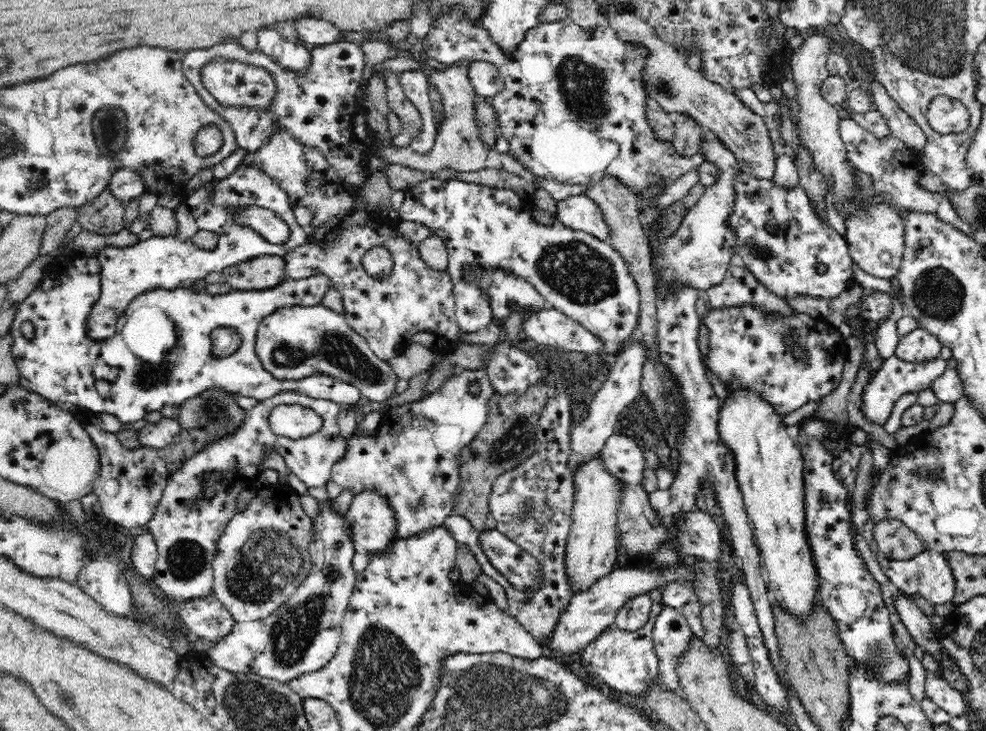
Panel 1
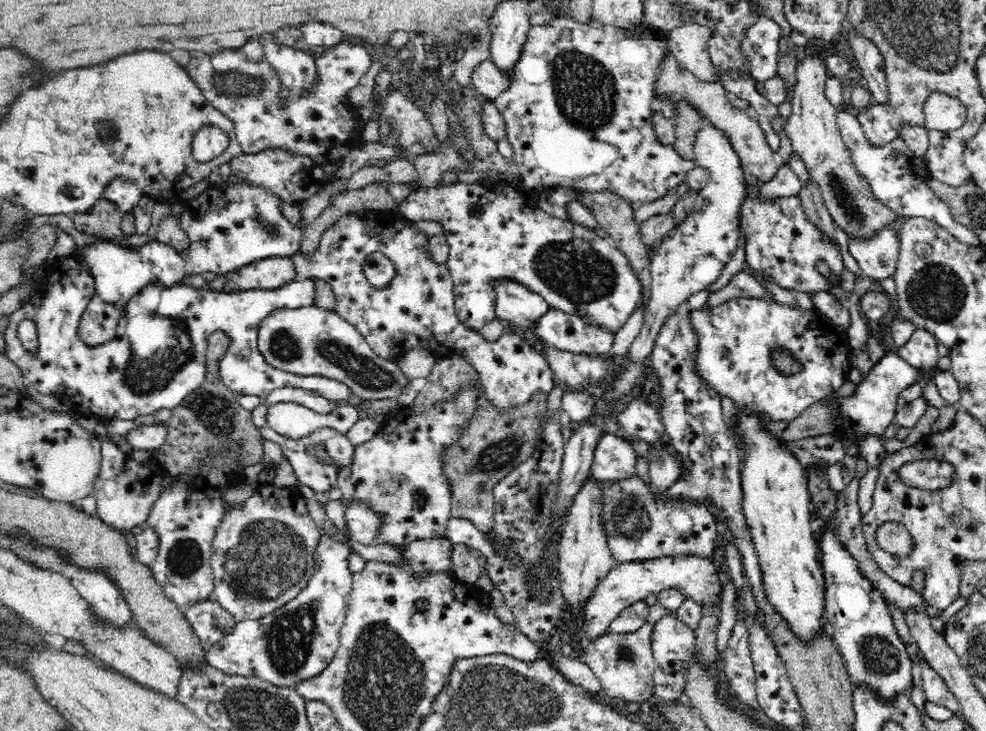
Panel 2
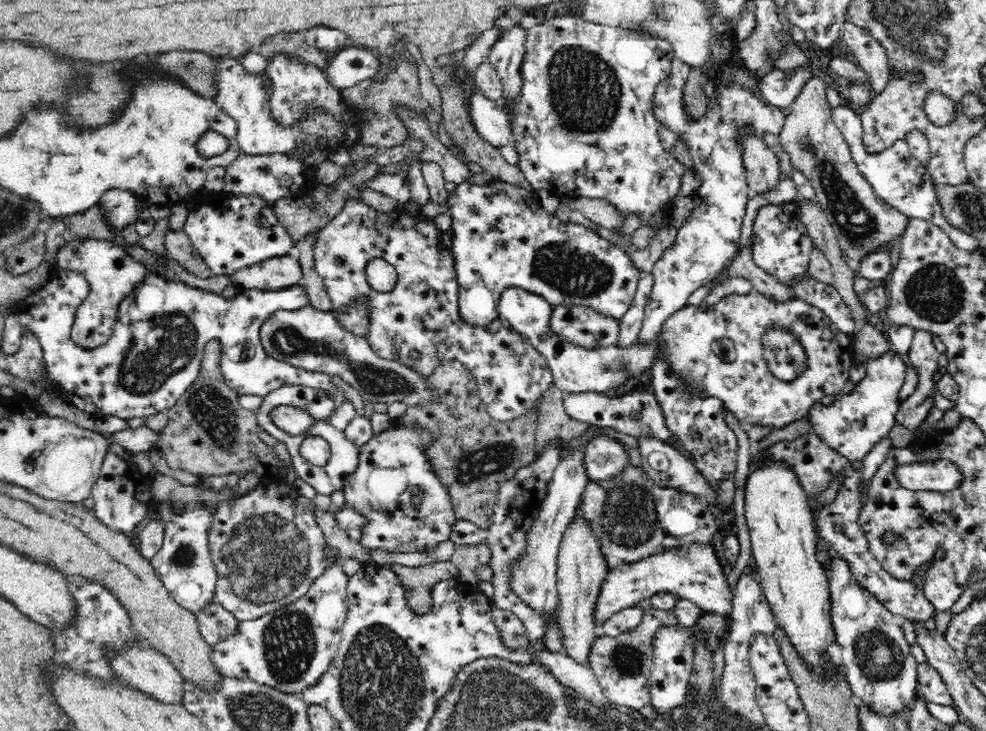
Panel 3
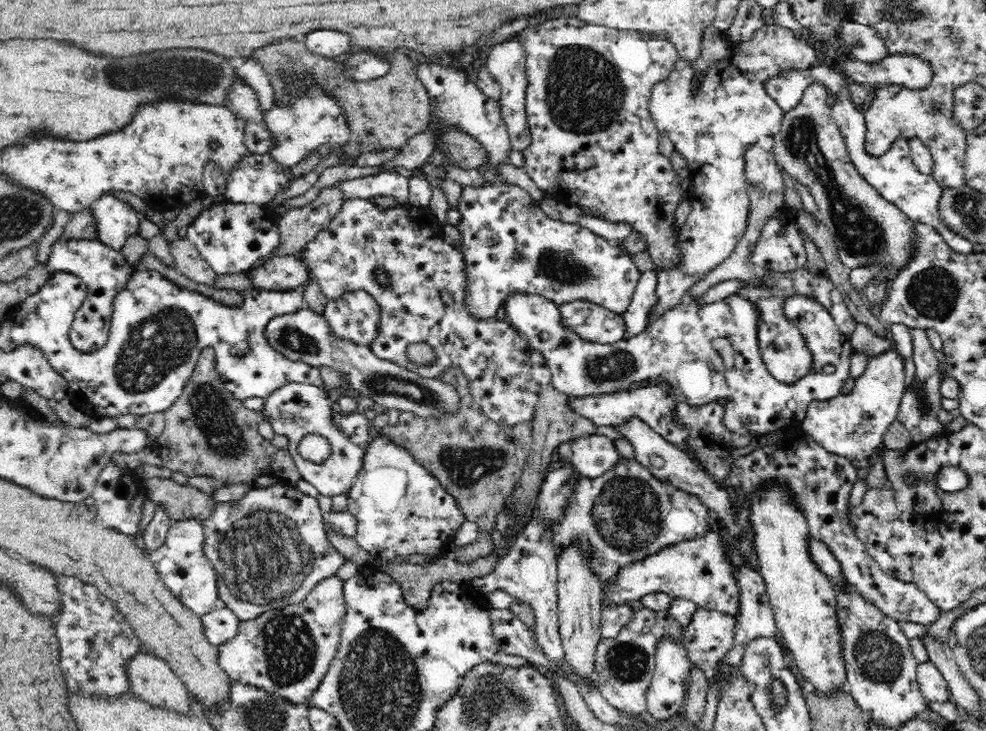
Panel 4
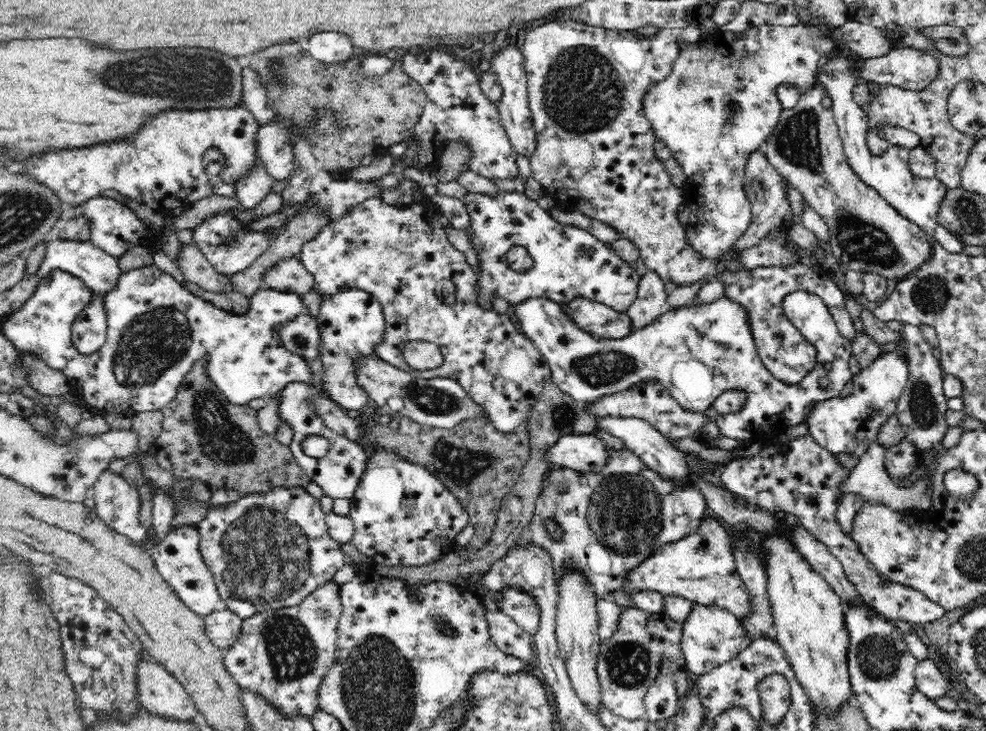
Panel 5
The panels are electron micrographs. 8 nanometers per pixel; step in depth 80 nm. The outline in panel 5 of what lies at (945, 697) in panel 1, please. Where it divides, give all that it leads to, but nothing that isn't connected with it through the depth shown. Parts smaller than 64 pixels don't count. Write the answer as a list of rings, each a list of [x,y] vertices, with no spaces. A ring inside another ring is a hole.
[[[919,660],[913,673],[916,688],[928,698],[935,699],[949,692],[949,679],[942,674],[935,660]]]

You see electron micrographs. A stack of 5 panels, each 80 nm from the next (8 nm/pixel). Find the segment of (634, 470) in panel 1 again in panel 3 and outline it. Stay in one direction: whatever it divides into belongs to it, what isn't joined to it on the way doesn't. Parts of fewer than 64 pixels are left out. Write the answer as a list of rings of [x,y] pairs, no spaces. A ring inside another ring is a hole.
[[[604,434],[590,438],[582,454],[587,477],[593,482],[620,475],[630,465],[624,443]]]

